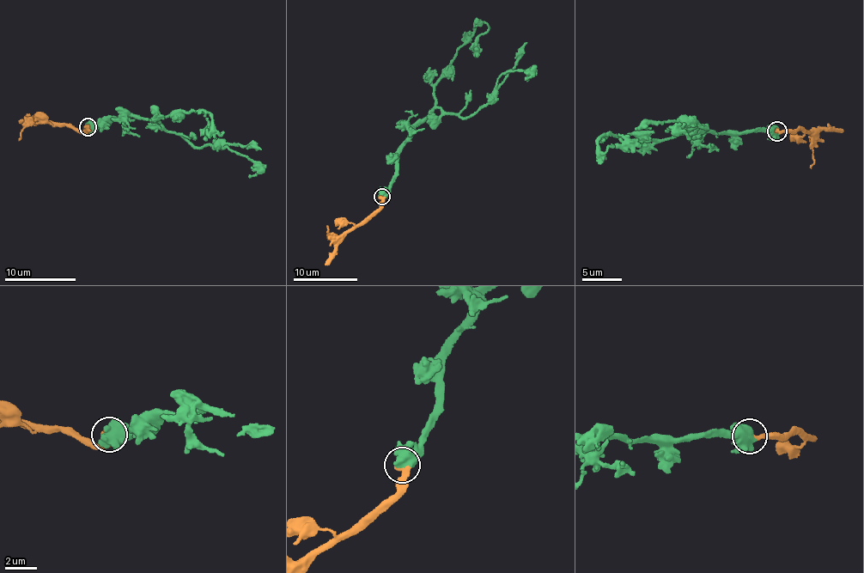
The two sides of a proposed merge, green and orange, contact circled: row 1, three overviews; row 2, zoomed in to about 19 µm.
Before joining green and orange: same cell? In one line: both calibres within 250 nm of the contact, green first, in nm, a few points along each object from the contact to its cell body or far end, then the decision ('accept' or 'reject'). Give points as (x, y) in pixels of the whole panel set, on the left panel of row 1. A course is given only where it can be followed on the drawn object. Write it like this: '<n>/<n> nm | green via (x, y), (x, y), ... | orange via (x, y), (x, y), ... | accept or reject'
1000/480 nm | green via (88, 126), (130, 113), (158, 120), (177, 110), (209, 114), (222, 134), (211, 129), (209, 134), (205, 131) | orange via (88, 126), (85, 132), (45, 119), (19, 121) | accept

